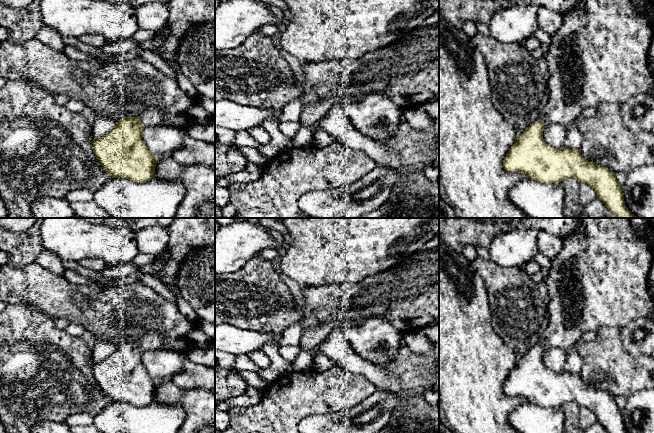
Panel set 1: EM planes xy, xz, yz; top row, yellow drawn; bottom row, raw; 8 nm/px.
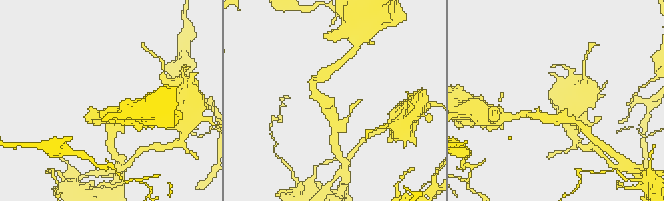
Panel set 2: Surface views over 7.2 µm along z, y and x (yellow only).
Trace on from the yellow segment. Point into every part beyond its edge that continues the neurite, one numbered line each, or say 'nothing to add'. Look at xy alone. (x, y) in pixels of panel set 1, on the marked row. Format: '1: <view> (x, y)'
1: xy (151, 116)

